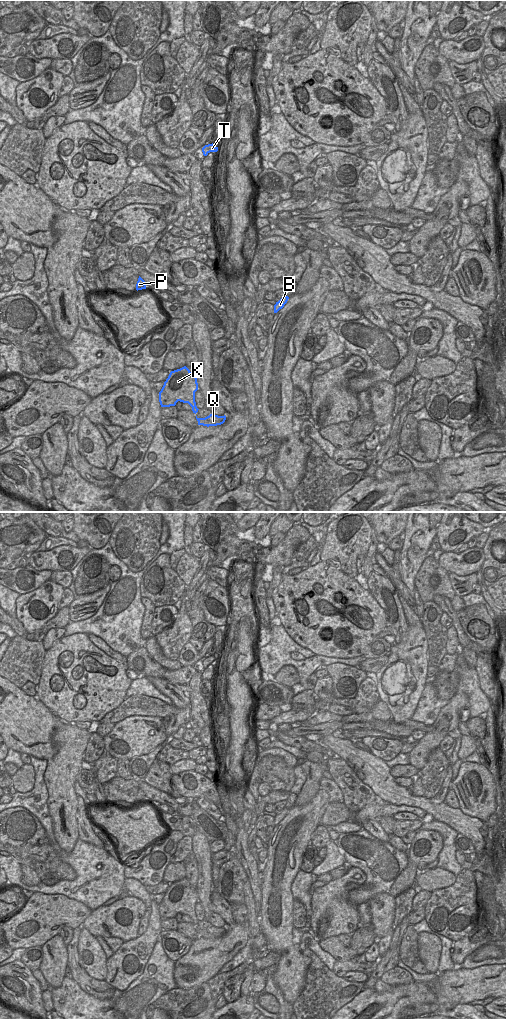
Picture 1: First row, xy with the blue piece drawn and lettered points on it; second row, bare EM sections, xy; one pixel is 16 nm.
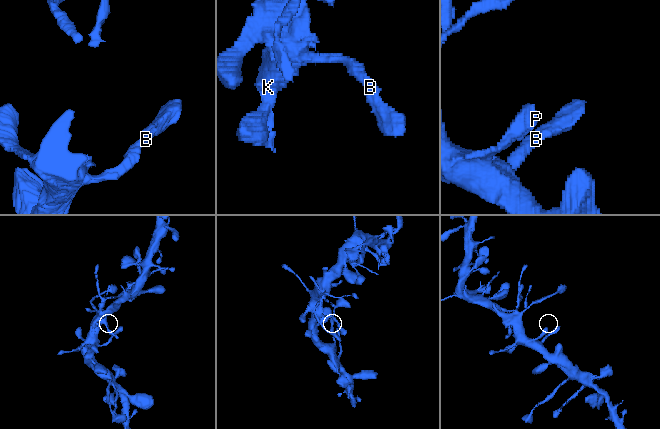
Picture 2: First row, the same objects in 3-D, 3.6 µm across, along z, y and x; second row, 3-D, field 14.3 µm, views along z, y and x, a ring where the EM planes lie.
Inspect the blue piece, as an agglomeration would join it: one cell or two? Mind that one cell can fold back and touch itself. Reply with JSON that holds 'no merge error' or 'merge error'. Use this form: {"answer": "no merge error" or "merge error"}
{"answer": "no merge error"}

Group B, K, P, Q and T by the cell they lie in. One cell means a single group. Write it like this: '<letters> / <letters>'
B K P Q T

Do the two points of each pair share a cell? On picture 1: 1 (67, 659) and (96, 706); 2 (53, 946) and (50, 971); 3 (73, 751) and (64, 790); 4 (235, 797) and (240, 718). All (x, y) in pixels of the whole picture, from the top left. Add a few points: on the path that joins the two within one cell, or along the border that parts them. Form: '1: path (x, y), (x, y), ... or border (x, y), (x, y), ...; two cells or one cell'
1: path (74, 673), (75, 680), (88, 684), (88, 692); one cell
2: path (53, 952), (53, 965); one cell
3: path (67, 761), (64, 766), (64, 780); one cell
4: border (240, 787), (235, 789); two cells

